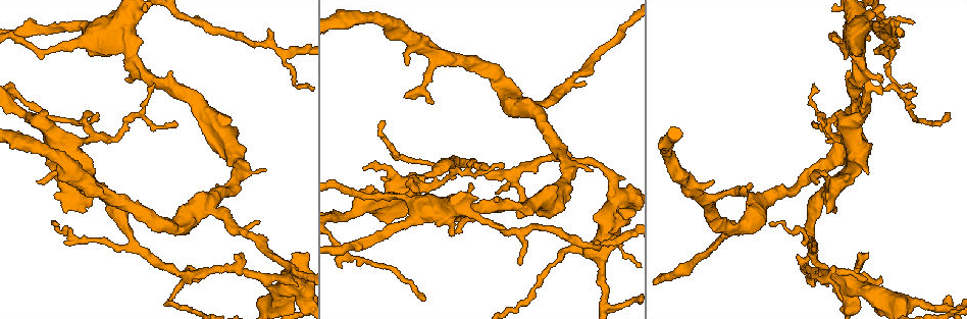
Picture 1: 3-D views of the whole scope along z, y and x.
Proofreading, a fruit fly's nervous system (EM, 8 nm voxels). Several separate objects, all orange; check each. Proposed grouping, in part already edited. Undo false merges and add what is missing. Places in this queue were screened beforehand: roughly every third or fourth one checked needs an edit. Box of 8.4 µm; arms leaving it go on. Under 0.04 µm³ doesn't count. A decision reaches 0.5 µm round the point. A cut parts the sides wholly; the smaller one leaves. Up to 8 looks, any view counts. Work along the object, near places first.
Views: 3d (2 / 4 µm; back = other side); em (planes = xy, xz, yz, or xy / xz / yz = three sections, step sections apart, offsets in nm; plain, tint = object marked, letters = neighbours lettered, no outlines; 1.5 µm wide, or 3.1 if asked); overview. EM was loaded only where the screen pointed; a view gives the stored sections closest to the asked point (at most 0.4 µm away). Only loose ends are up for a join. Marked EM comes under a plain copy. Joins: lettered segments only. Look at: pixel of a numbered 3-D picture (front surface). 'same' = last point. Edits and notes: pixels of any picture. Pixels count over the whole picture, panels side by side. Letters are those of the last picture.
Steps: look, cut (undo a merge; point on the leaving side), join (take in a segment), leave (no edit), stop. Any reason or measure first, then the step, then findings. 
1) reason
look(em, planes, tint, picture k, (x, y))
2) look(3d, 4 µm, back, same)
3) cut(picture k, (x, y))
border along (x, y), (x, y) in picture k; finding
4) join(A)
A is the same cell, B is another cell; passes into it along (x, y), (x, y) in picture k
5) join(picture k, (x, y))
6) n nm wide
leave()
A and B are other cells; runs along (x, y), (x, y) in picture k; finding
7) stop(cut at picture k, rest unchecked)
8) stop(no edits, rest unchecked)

tapers out
look(3d, 4 µm, back, picture 1, (812, 85))

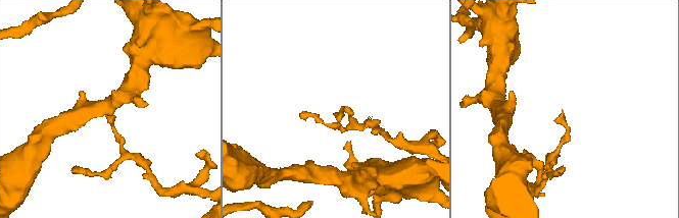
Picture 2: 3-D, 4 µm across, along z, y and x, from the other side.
need the tissue
look(em, planes, letters, picture 2, (335, 114))

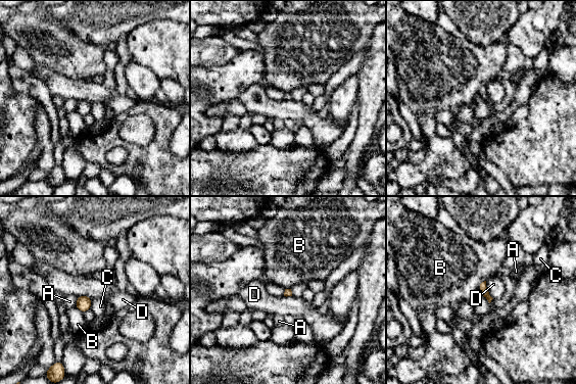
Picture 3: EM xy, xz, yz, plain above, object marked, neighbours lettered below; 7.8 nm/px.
leave()
A, B, C and D are other cells; border along (485, 281), (487, 291), (493, 298) in picture 3; no lettered segment goes on from it

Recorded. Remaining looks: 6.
two arms in line, one across
look(3d, 2 µm, picture 1, (536, 111))

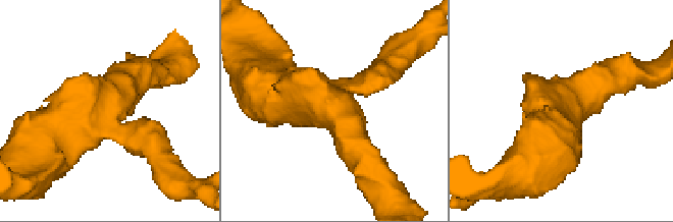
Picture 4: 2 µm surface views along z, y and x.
3 arms; arms of 200, 300, 500 nm; need the tissue
look(em, planes, tint, picture 4, (563, 110))

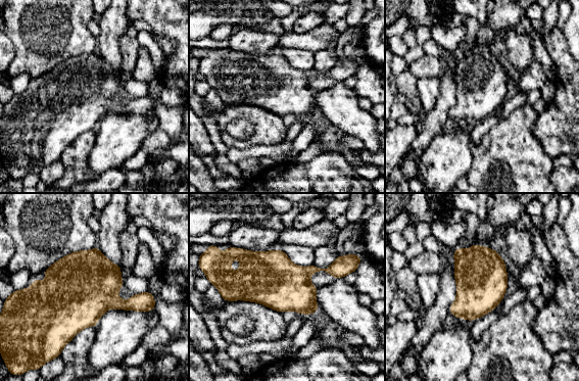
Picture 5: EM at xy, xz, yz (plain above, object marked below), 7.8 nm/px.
what lies round it
look(em, planes, letters, same)

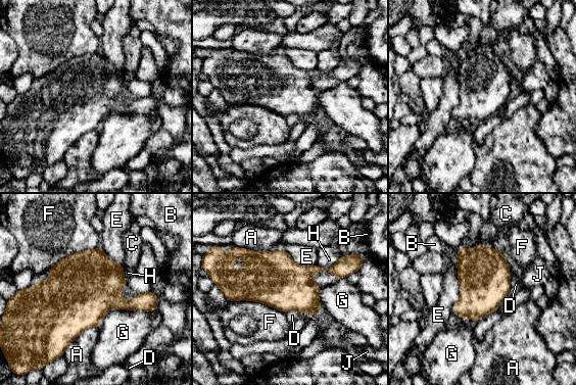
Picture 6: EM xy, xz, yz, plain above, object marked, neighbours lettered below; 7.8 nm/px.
E touches over 600 nm
leave()
A, B, C, D, E, F, G, H and J are other cells; border along (228, 299), (255, 300), (284, 313) in picture 6; all the same neuron

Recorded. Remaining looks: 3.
branch stops here
look(em, planes, letters, picture 1, (299, 254))

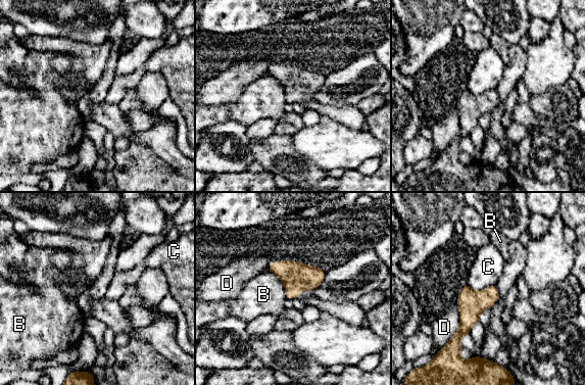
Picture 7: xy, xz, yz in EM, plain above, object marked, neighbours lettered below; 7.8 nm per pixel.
leave()
B, C and D are other cells; no lettered segment goes on from it

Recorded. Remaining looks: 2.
stop(no edits, rest unchecked)

